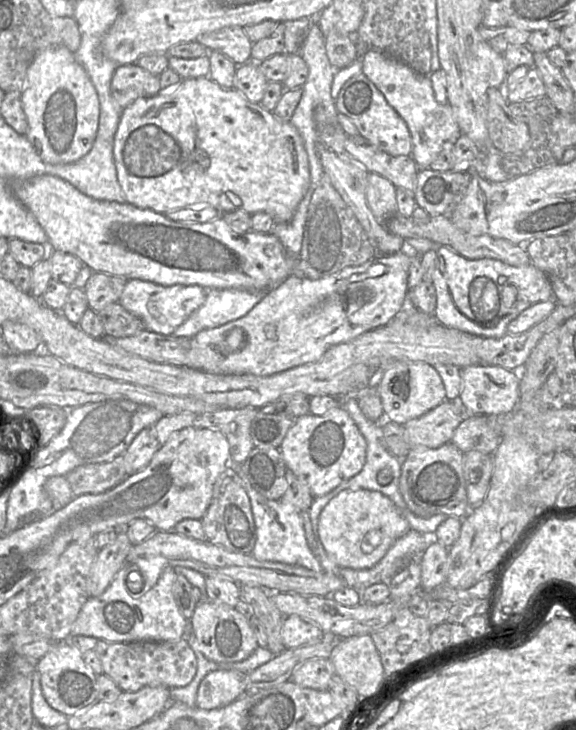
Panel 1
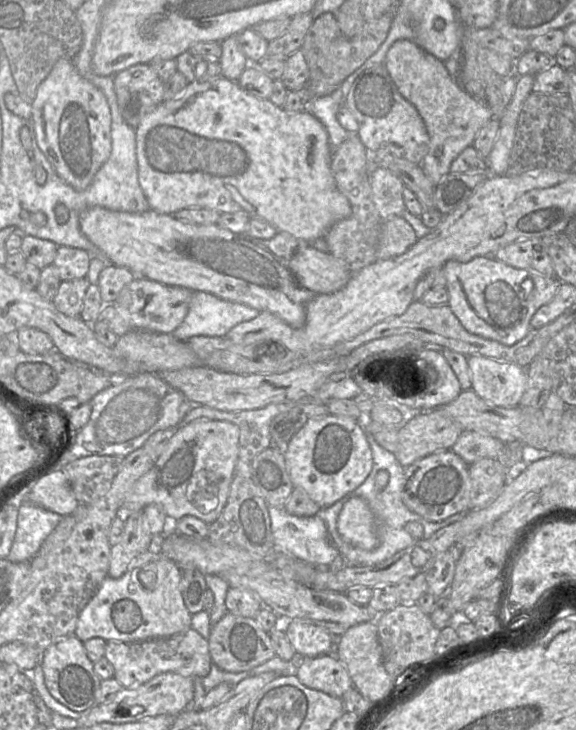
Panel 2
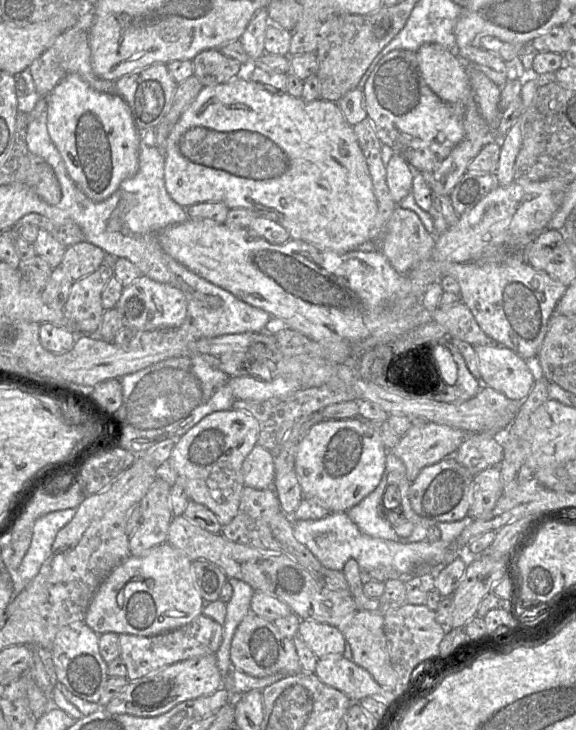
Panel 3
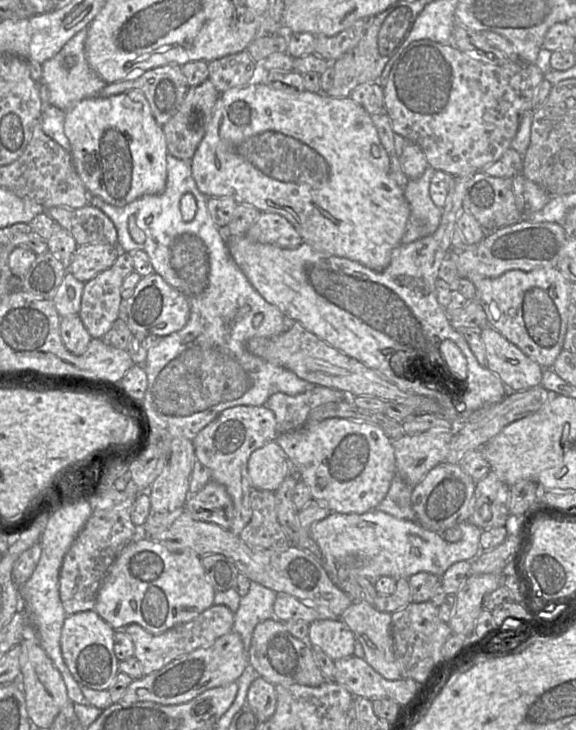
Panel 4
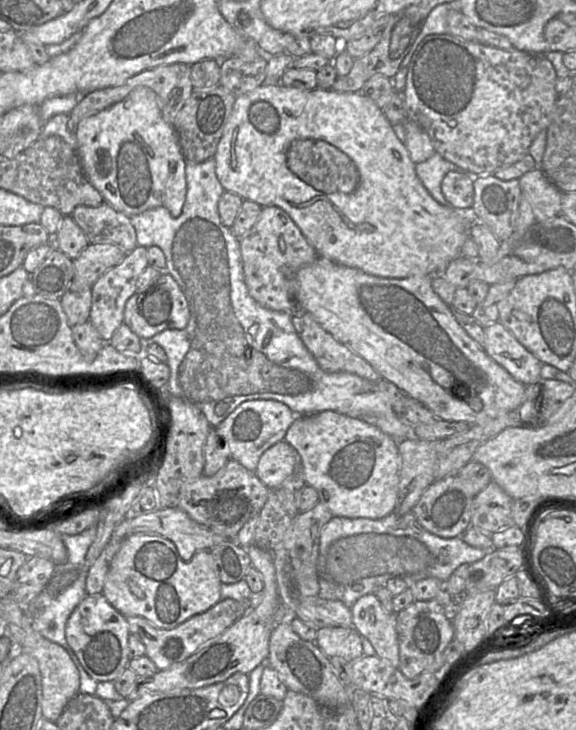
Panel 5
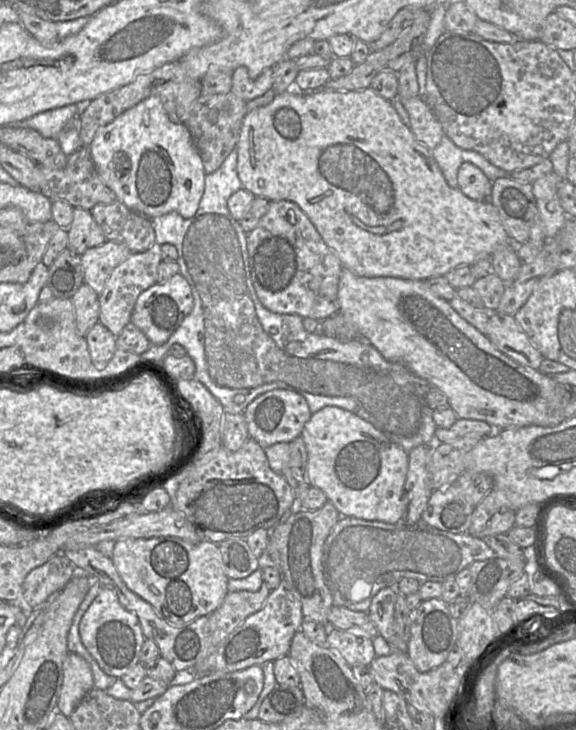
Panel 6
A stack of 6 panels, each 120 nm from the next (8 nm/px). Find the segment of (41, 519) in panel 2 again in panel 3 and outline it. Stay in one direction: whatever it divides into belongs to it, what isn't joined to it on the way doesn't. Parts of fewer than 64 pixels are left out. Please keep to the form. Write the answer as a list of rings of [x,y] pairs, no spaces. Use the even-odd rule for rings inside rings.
[[[66,509],[48,513],[38,518],[32,527],[30,546],[17,569],[25,584],[28,584],[39,572],[49,557],[57,533],[68,524],[76,514],[76,509]]]

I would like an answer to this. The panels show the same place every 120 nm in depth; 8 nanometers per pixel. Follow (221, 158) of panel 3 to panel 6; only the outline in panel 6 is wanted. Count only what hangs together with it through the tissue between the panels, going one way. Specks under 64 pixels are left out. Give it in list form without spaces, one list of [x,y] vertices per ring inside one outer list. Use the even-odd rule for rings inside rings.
[[[371,88],[311,92],[292,89],[277,94],[268,105],[247,112],[235,151],[237,173],[243,189],[251,192],[255,197],[263,197],[270,202],[287,200],[297,204],[313,223],[327,246],[338,257],[343,268],[359,276],[427,280],[445,276],[449,271],[460,266],[471,266],[480,259],[490,258],[497,247],[511,244],[496,207],[489,200],[470,199],[458,187],[451,187],[433,157],[433,150],[415,138],[410,127],[402,122],[392,102],[384,99]]]

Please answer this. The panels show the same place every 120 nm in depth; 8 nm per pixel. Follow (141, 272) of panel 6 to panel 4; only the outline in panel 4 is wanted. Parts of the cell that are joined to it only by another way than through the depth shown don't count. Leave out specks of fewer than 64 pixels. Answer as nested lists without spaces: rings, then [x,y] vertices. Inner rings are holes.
[[[121,252],[114,264],[105,271],[97,274],[84,284],[81,298],[81,308],[78,316],[92,339],[102,339],[119,318],[120,305],[123,301],[121,286],[127,275],[133,272],[132,253]]]

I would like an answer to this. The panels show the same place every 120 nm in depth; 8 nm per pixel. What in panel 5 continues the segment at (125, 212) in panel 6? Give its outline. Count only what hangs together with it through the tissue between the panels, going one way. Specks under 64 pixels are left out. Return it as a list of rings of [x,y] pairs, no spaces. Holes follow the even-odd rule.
[[[105,202],[97,207],[77,206],[71,217],[83,230],[89,244],[112,244],[125,253],[138,246],[130,216],[116,211]]]

